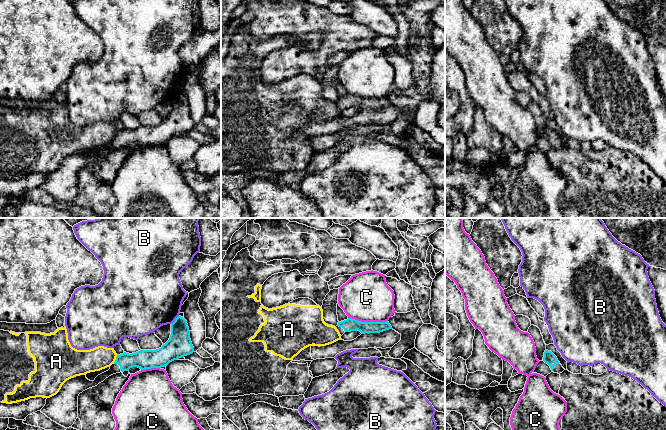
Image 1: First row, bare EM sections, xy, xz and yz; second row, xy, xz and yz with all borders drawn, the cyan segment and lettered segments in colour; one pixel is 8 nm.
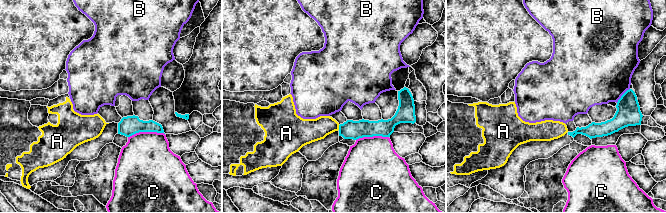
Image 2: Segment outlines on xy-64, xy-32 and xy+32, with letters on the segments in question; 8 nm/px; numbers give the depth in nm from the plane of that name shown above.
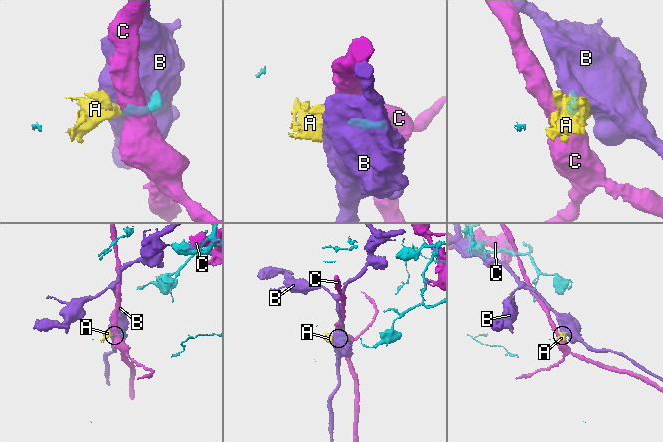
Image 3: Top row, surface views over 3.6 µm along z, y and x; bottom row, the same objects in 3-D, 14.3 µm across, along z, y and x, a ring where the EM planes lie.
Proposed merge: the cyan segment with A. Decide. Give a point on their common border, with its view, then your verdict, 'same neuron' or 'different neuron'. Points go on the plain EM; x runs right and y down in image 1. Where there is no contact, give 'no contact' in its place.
contact xy (116, 135); different neuron

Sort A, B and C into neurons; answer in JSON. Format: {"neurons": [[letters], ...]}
{"neurons": [["A"], ["B"], ["C"]]}

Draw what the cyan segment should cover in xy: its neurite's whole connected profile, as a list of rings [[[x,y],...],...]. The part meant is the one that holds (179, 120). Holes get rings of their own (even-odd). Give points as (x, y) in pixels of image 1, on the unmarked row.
[[[178,92],[171,100],[169,116],[161,124],[117,131],[110,145],[98,151],[94,157],[88,156],[86,150],[67,156],[56,171],[46,175],[40,187],[57,200],[69,204],[78,193],[78,172],[83,167],[97,162],[113,150],[129,147],[132,143],[141,146],[161,144],[193,128],[187,97]]]

